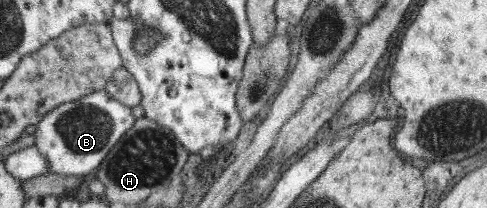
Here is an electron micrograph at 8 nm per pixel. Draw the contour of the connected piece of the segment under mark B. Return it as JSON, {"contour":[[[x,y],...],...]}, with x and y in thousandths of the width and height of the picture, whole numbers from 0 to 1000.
{"contour":[[[220,433],[181,452],[170,471],[121,505],[88,563],[70,635],[70,697],[101,760],[101,822],[133,846],[197,846],[207,784],[228,716],[273,615],[281,572],[269,510],[232,471]]]}

